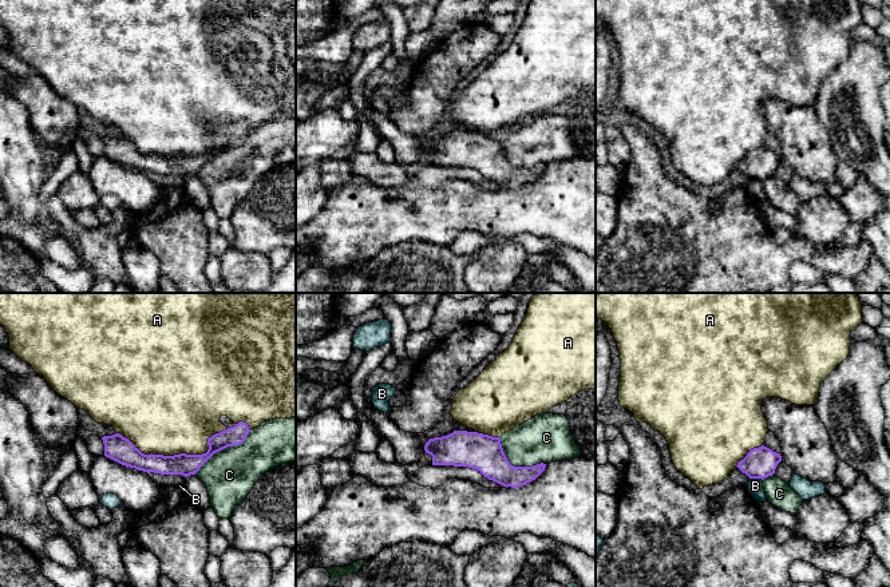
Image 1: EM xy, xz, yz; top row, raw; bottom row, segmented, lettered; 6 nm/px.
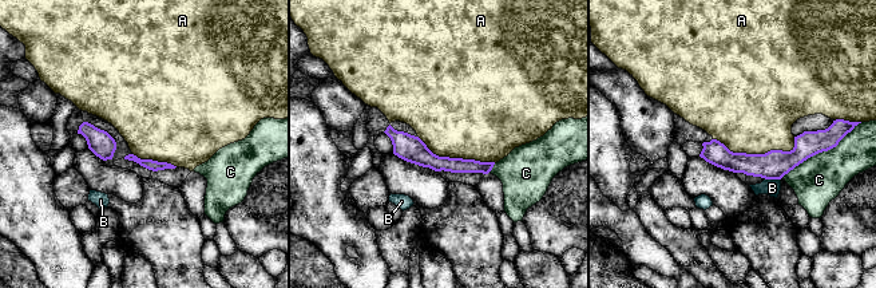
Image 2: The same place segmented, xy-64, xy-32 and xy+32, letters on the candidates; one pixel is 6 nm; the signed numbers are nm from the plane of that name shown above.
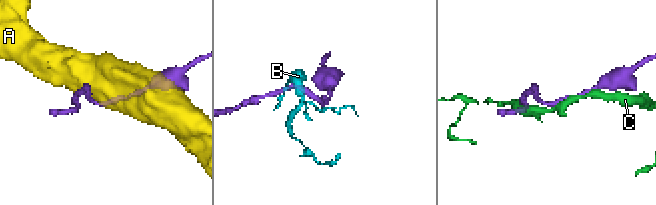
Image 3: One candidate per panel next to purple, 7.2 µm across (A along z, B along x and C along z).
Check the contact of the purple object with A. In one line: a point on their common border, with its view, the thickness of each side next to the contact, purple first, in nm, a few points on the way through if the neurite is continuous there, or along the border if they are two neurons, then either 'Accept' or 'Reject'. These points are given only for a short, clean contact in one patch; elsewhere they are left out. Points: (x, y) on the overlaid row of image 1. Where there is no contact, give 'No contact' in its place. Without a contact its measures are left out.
Touches purple at xy (177, 455). Thickness 130 nm (purple) against 480 nm. Accept

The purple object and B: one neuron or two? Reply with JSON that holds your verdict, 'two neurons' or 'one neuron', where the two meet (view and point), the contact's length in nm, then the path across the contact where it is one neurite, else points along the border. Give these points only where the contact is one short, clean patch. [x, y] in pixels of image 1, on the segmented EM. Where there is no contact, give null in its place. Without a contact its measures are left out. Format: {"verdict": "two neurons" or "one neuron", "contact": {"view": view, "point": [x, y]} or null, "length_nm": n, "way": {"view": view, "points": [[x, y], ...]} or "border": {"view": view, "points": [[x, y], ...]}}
{"verdict": "two neurons", "contact": {"view": "yz", "point": [756, 478]}, "length_nm": 80, "border": {"view": "yz", "points": [[750, 478], [759, 478], [762, 480]]}}

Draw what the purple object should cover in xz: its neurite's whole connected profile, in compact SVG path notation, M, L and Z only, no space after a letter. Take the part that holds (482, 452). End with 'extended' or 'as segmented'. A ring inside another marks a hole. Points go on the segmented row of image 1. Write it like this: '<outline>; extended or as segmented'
M454 431L447 436L430 439L424 451L432 456L432 465L468 467L488 480L511 488L535 480L546 468L543 463L533 467L511 465L501 437L478 432Z; as segmented

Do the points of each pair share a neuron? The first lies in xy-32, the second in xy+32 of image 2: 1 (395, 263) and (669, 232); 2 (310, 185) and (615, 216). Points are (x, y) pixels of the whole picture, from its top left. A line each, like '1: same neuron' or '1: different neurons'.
1: same neuron
2: different neurons

